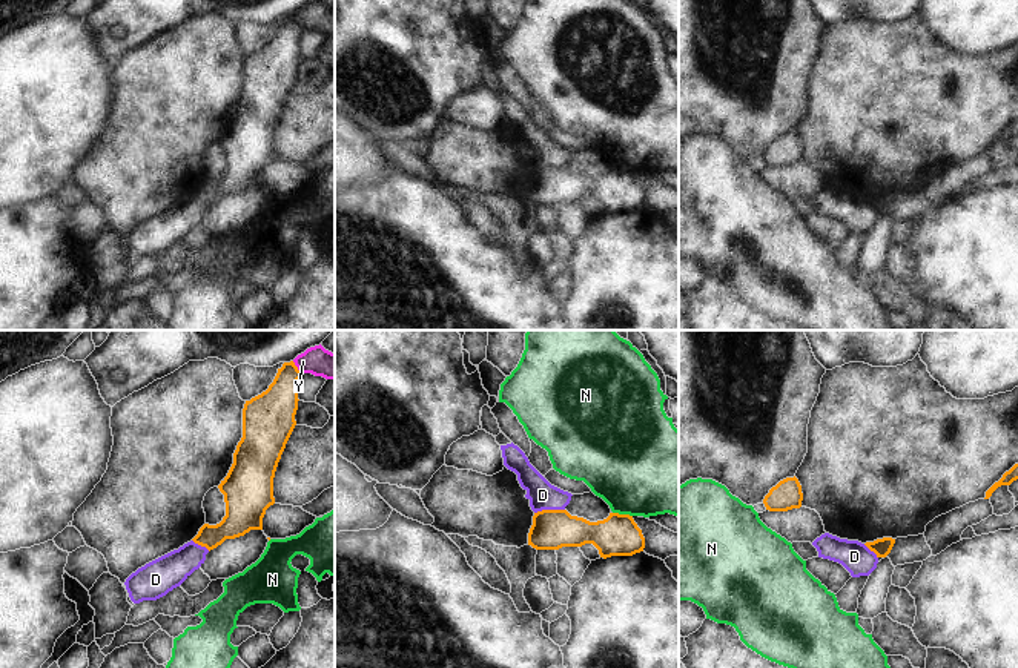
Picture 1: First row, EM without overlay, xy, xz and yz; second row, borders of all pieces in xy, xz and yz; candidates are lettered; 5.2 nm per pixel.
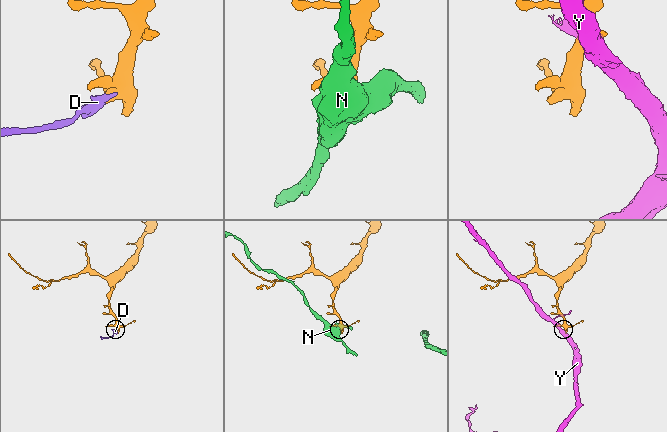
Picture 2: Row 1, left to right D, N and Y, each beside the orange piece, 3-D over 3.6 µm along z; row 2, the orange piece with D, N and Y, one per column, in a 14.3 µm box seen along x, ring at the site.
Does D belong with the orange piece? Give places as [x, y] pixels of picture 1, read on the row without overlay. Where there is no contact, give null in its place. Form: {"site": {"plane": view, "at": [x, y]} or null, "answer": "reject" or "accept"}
{"site": {"plane": "xz", "at": [548, 166]}, "answer": "reject"}

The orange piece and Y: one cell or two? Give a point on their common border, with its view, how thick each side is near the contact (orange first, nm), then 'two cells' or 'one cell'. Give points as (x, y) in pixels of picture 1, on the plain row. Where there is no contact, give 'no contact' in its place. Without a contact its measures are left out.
contact xy (297, 23); calibres 220 and 150 nm; two cells

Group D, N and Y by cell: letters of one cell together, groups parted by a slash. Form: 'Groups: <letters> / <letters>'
Groups: D / N / Y

